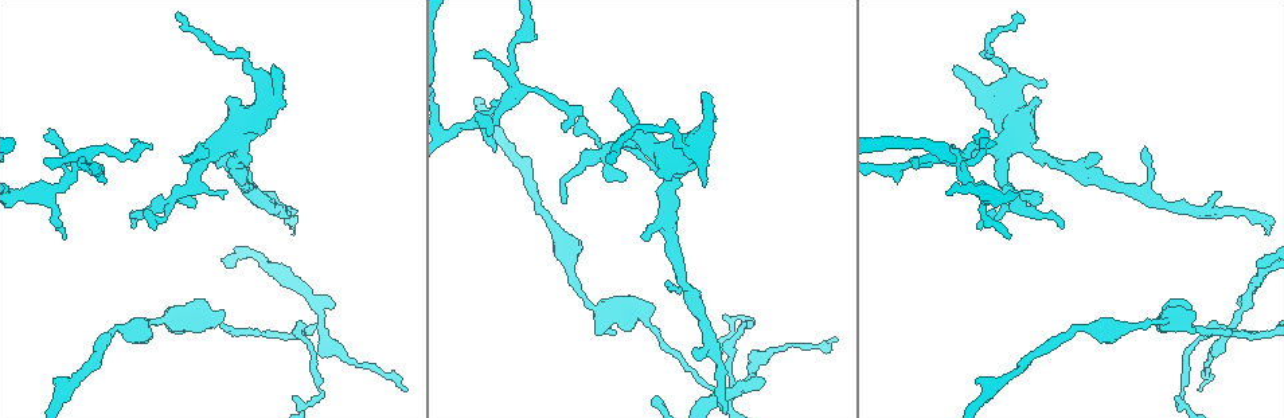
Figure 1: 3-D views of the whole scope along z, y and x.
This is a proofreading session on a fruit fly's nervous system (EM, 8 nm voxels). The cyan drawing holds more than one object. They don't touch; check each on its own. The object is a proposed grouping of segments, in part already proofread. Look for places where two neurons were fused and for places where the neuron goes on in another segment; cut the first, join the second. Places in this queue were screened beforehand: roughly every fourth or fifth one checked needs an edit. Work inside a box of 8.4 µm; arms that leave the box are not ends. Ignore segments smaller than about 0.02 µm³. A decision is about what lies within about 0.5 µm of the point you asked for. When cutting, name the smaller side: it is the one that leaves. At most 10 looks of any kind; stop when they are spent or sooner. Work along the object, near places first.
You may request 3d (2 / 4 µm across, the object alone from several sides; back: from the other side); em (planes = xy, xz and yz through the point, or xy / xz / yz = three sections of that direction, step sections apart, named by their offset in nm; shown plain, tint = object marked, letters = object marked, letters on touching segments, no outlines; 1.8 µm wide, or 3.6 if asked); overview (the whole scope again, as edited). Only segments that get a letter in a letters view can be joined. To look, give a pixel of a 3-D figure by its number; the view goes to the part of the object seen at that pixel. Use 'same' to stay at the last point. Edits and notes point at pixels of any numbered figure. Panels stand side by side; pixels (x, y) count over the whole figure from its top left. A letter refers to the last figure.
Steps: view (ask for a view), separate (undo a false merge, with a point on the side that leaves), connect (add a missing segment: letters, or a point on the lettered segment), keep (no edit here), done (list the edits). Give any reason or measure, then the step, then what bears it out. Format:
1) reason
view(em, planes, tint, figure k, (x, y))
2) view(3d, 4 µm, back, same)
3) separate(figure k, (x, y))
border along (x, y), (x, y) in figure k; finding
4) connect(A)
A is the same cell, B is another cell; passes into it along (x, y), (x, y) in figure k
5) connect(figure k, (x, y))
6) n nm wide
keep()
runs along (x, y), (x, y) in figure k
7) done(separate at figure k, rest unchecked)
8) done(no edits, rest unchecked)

branch stops here
view(3d, 4 µm, figure 1, (264, 193))

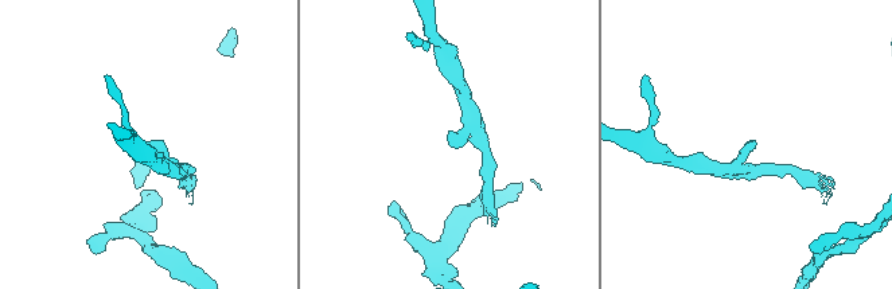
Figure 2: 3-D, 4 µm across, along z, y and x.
need the tissue
view(em, xy, step 8, tint, figure 2, (148, 143))

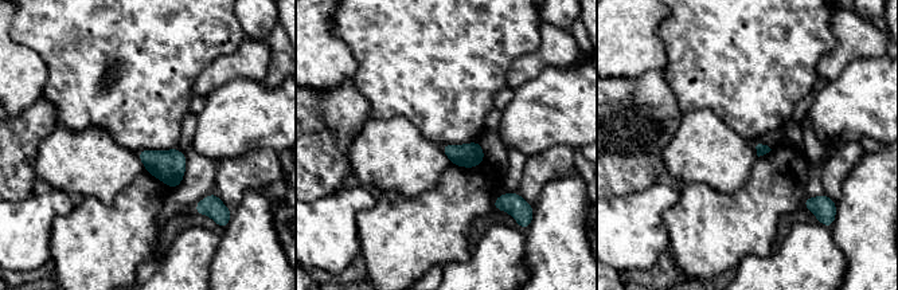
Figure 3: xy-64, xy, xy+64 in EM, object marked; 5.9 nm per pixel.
view(em, planes, letters, same)

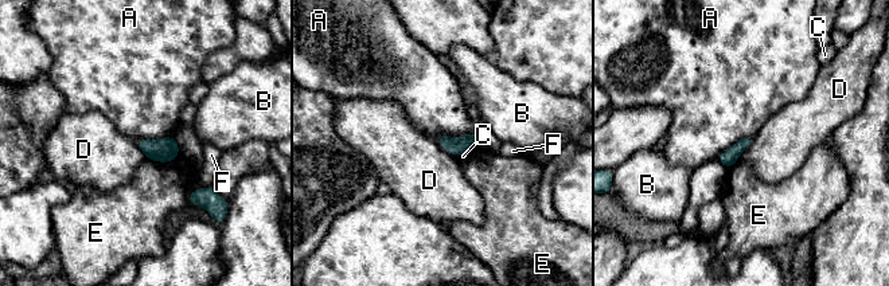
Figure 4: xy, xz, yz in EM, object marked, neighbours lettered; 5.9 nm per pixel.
keep()
A, B, C, D, E and F are other cells; border along (472, 130), (436, 140) in figure 4; no lettered segment goes on from it

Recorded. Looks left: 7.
tapers out
view(em, yz, step 16, letters, figure 1, (1146, 150))

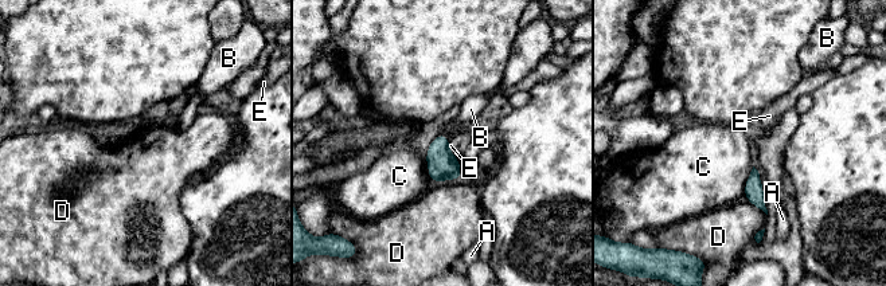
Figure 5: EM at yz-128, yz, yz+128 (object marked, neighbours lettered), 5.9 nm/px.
view(em, planes, letters, same)

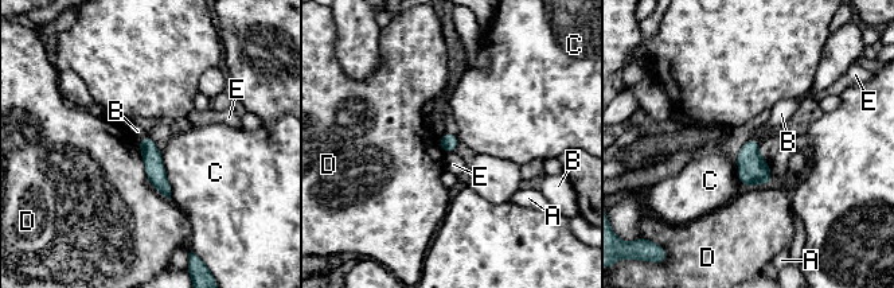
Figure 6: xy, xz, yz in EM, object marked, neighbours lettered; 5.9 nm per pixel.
keep()
A, B, C, D and E are other cells; border along (758, 144), (758, 152), (768, 162) in figure 6; none of them fits

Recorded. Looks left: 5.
free end
view(3d, 4 µm, figure 1, (619, 90))

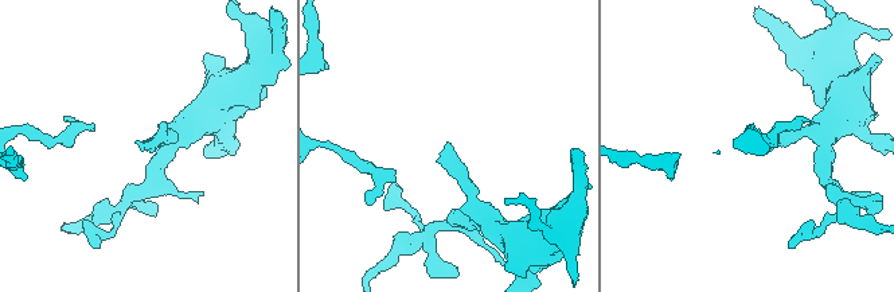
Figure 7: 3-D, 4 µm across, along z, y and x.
now the EM
view(em, xy, step 8, tint, figure 7, (142, 150))

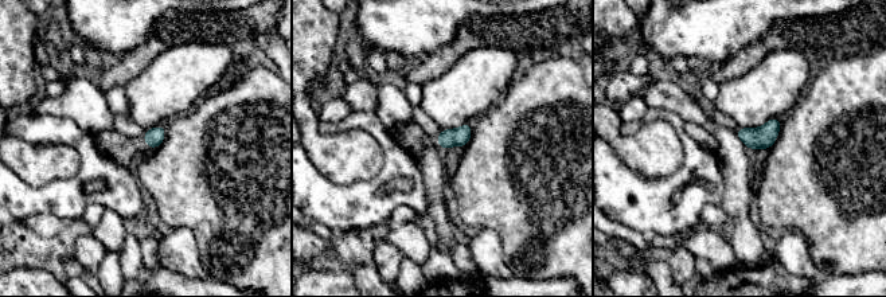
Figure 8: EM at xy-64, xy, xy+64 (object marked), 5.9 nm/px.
view(em, xy, step 8, letters, same)

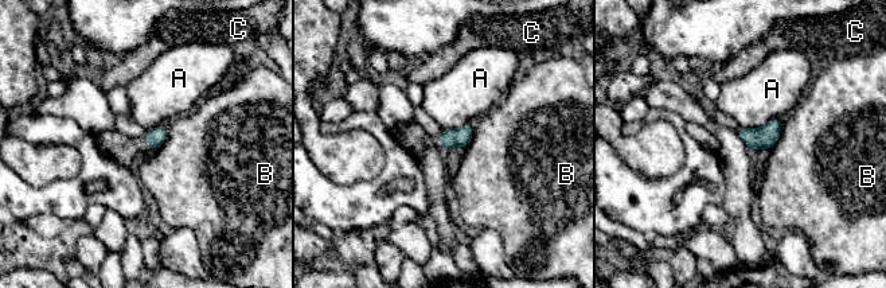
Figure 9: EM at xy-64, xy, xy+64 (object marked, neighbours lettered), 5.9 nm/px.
keep()
A, B and C are other cells; none of them fits

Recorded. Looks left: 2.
branch stops here
view(em, xz, step 4, letters, figure 1, (1009, 239))

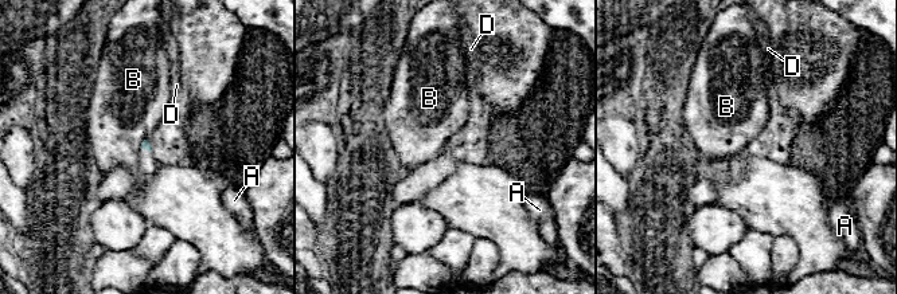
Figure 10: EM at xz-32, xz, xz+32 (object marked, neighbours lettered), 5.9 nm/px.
another direction
view(em, planes, letters, same)

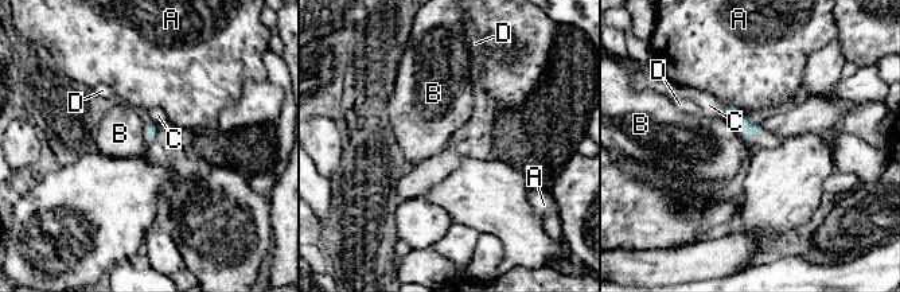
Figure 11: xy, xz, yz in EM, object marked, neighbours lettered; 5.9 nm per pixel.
keep()
A, B, C and D are other cells; border along (728, 120), (748, 143) in figure 11; none of them fits

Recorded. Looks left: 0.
done(no edits, rest unchecked)

